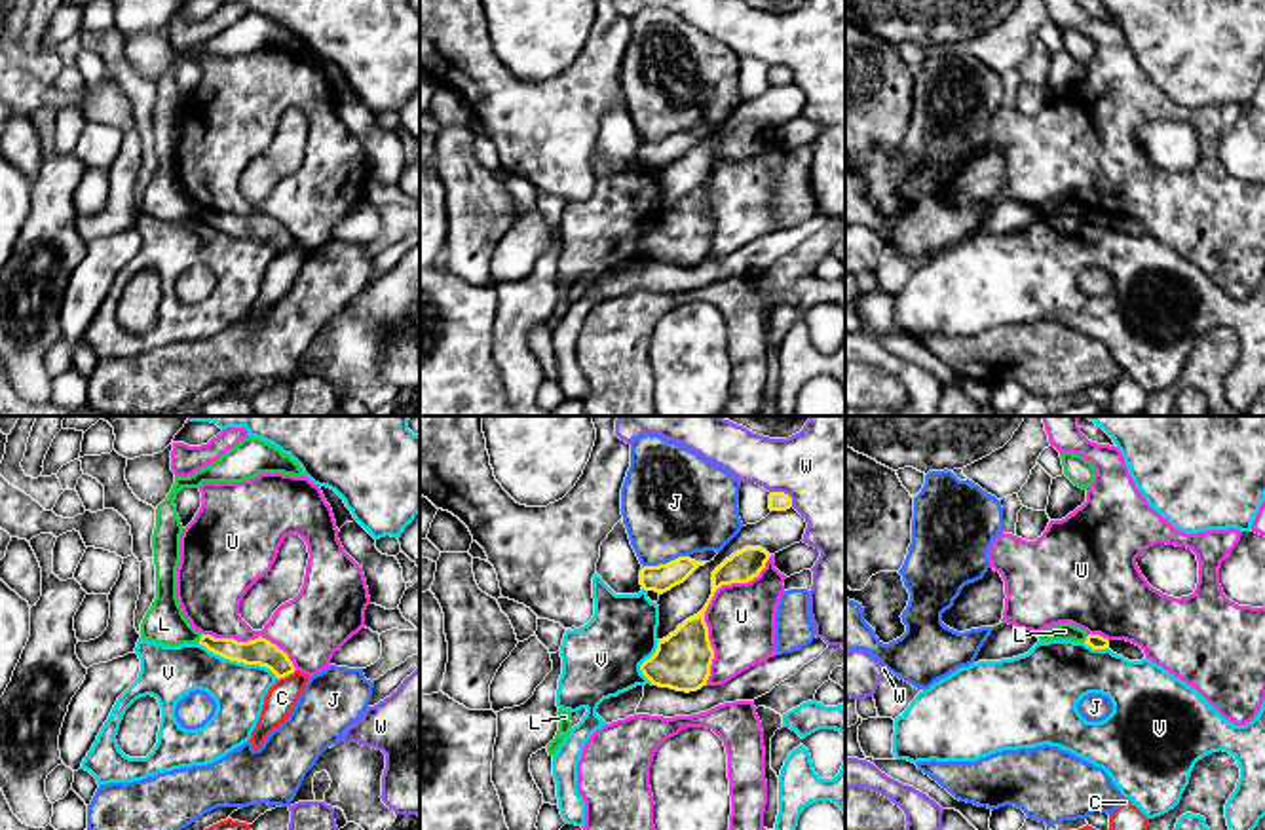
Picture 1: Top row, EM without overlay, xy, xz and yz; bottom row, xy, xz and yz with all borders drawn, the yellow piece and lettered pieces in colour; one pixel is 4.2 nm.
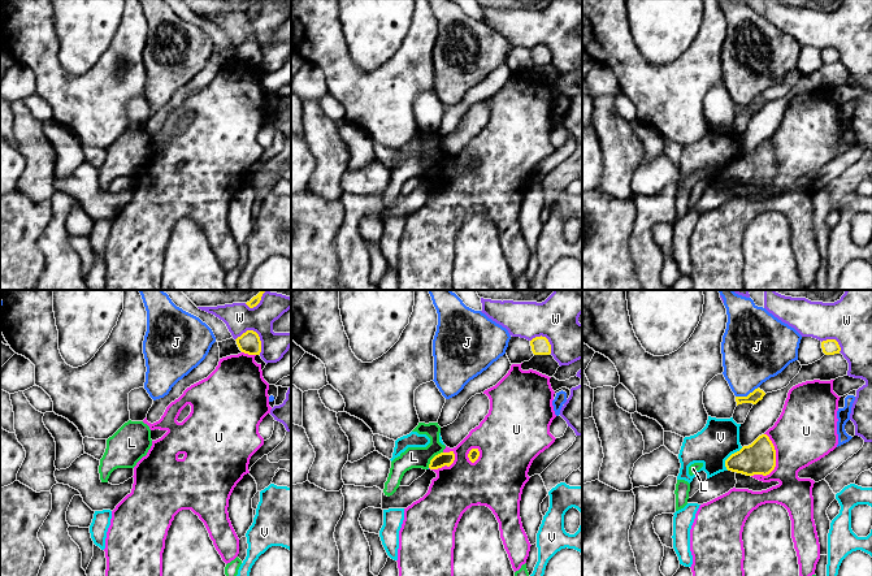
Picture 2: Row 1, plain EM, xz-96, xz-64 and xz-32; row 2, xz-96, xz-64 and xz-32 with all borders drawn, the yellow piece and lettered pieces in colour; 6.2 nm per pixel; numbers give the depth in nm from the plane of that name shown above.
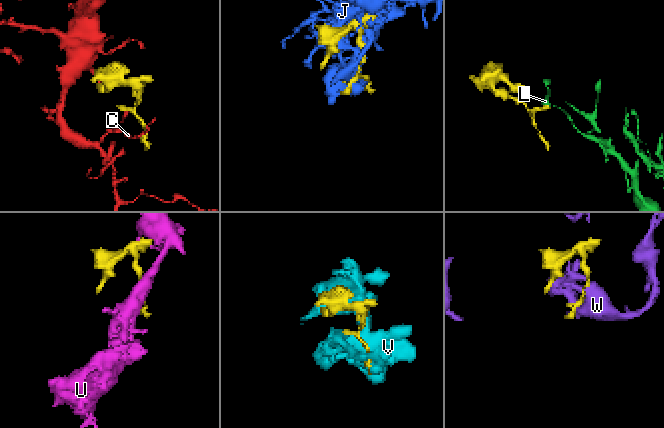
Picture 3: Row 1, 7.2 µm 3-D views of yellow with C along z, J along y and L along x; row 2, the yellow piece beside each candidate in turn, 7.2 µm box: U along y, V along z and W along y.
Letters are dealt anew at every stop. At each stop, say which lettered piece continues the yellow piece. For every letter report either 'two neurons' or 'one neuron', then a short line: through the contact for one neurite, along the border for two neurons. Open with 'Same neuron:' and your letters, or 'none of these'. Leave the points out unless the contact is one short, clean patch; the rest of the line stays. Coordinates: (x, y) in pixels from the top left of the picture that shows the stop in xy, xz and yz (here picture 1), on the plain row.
Same neuron: none of these
C: two neurons
J: two neurons
L: two neurons; line xy (202, 209), (198, 215)
U: two neurons
V: two neurons
W: two neurons

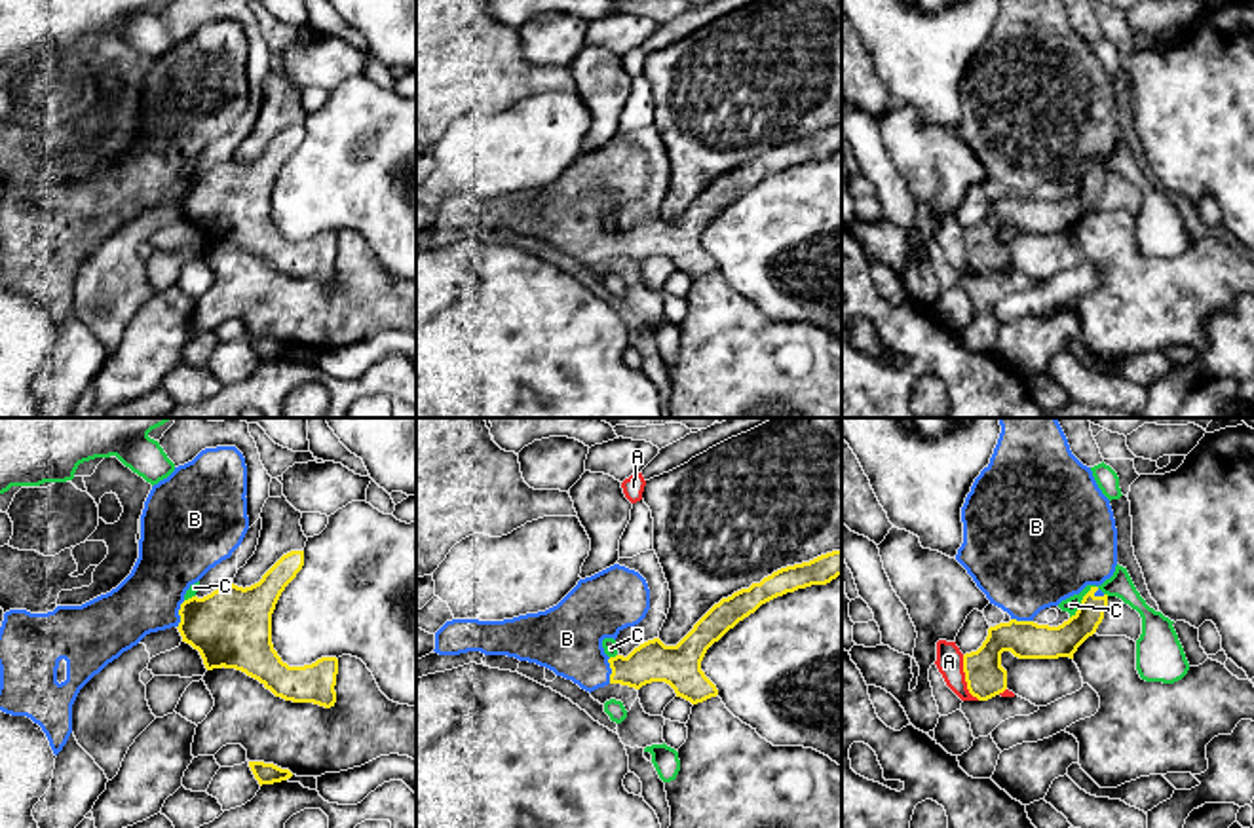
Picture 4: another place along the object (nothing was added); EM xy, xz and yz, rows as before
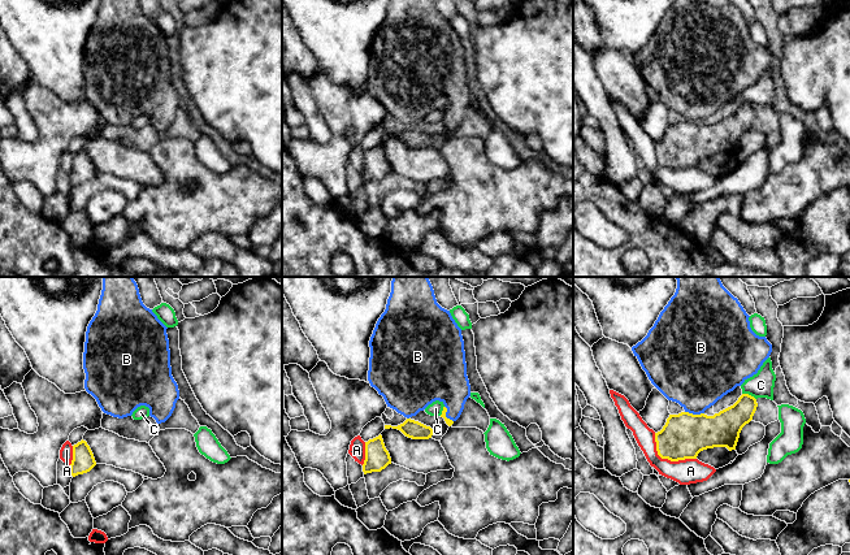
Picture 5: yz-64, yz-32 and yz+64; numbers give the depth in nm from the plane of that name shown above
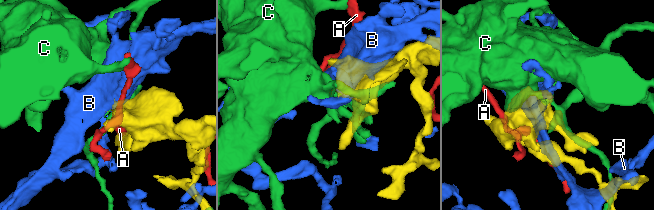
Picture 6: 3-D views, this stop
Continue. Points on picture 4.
Same neuron: B
A: two neurons
B: one neuron
C: two neurons; line yz (1099, 162), (1093, 162), (1083, 171), (1070, 192)

